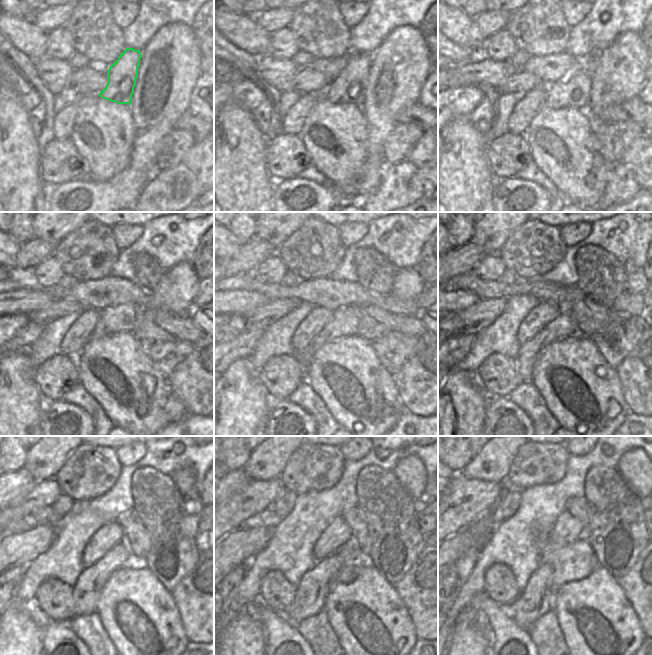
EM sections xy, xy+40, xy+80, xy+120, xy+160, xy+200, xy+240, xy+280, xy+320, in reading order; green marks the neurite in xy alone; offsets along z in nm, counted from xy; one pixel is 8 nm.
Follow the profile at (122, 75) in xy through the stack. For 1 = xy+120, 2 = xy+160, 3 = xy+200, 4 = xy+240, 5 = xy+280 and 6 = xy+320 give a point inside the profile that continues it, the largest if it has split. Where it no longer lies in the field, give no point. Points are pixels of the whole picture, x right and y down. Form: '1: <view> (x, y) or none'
1: xy+120 (113, 320)
2: xy+160 (344, 322)
3: xy+200 (564, 325)
4: xy+240 (85, 592)
5: xy+280 (311, 592)
6: xy+320 (533, 602)

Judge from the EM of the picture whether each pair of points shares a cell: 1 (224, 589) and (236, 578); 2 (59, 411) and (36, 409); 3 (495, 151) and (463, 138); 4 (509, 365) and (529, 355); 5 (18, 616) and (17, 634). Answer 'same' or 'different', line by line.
1: same
2: different
3: different
4: different
5: same

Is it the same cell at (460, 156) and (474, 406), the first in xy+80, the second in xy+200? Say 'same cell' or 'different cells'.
same cell

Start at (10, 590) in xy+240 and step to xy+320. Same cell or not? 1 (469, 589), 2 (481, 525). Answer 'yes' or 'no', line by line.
1: no
2: yes

